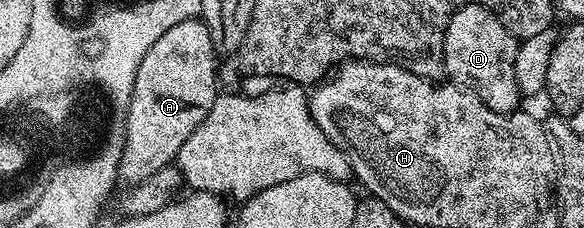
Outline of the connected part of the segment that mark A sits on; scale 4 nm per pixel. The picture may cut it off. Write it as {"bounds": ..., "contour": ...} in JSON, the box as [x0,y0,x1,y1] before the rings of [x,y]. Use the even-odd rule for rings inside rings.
{"bounds":[118,19,218,186],"contour":[[[203,19],[183,21],[170,27],[150,51],[146,51],[146,59],[138,67],[138,75],[134,79],[134,91],[130,99],[130,111],[126,119],[126,139],[120,160],[118,177],[125,186],[136,185],[142,179],[154,175],[154,171],[162,171],[162,167],[173,164],[180,153],[182,143],[194,135],[198,123],[206,119],[210,107],[214,107],[218,96],[218,54],[210,39],[210,31]]]}

